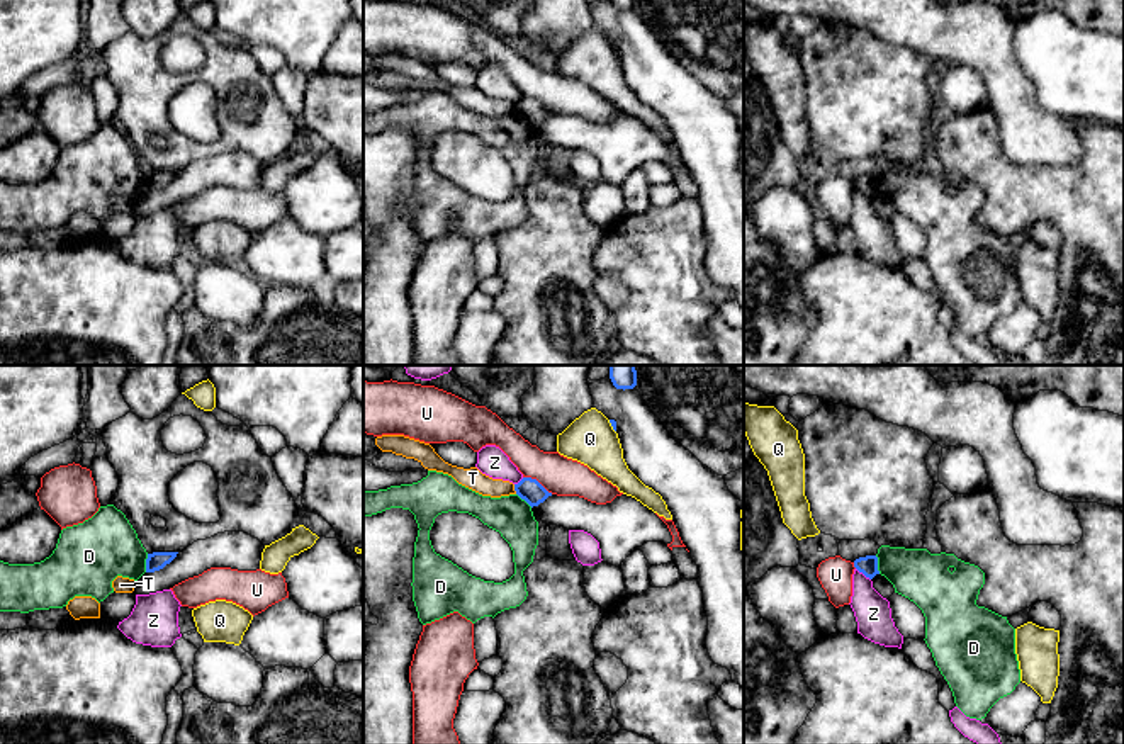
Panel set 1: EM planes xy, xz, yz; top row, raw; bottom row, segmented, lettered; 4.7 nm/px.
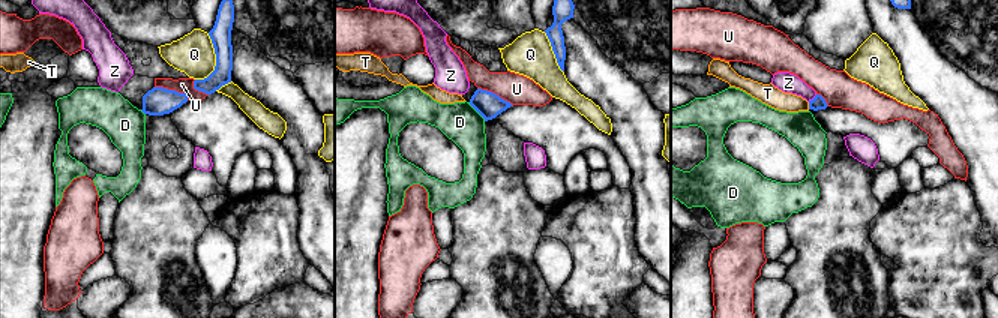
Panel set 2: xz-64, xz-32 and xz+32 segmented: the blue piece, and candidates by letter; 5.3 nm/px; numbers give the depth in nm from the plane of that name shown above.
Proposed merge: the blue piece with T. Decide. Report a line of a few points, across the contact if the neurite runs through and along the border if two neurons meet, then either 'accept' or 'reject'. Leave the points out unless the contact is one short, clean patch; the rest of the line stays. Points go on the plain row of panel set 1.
line xz (513, 104), (517, 112); reject

